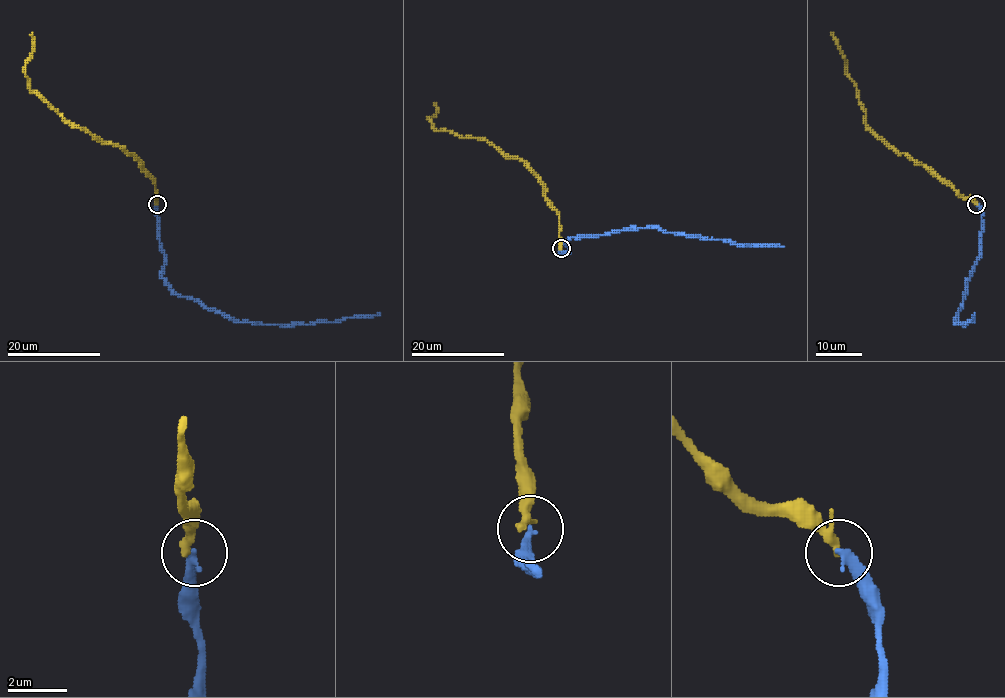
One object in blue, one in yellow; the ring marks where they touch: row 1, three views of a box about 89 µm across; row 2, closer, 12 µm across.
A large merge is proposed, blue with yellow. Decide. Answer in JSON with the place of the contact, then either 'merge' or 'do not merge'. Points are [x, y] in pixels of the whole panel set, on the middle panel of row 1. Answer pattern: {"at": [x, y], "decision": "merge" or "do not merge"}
{"at": [561, 248], "decision": "merge"}

